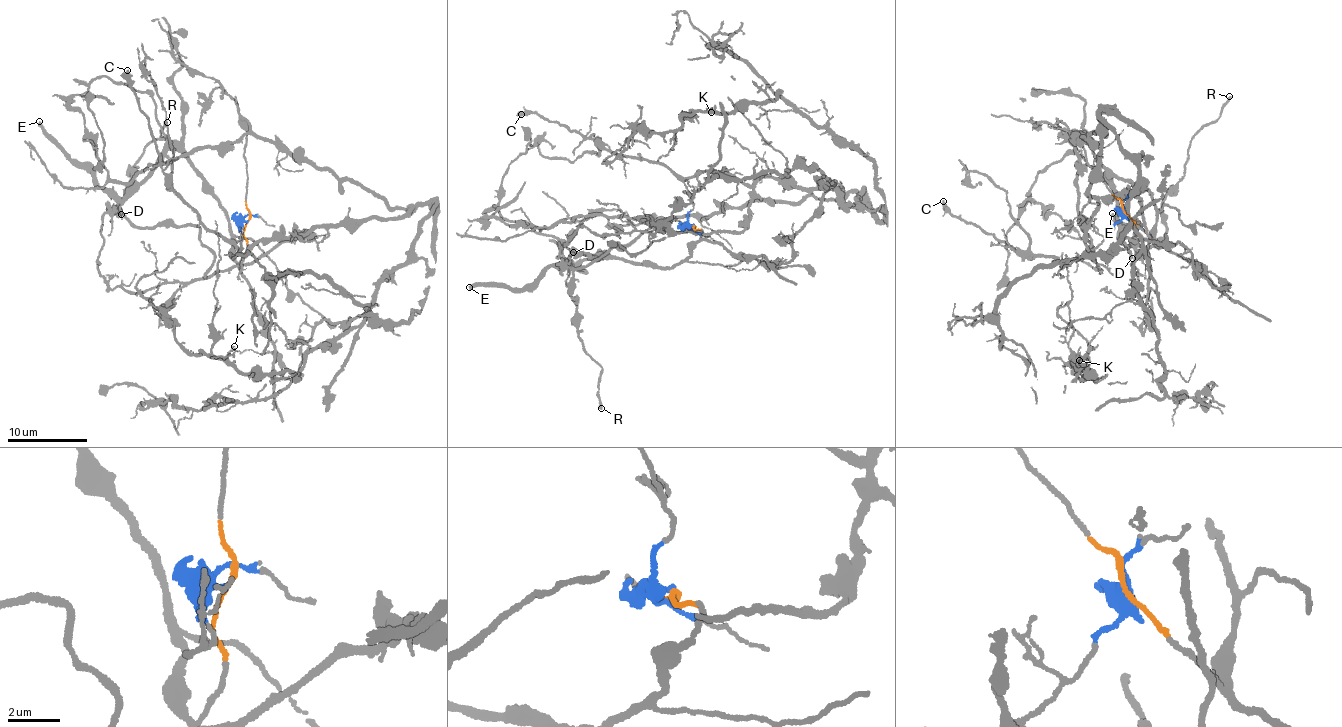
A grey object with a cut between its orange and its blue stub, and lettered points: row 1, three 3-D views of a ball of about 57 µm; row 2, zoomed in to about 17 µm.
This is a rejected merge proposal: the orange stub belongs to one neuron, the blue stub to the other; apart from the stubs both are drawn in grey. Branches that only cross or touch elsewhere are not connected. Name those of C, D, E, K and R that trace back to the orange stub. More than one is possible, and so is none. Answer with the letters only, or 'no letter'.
D, E, R

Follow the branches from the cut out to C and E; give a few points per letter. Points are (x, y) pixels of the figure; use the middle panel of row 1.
C: (693, 225), (688, 220), (693, 204), (683, 184), (662, 165), (612, 151), (533, 113), (520, 114)
E: (693, 225), (702, 232), (689, 258), (664, 269), (583, 251), (568, 256), (530, 286), (470, 288)

